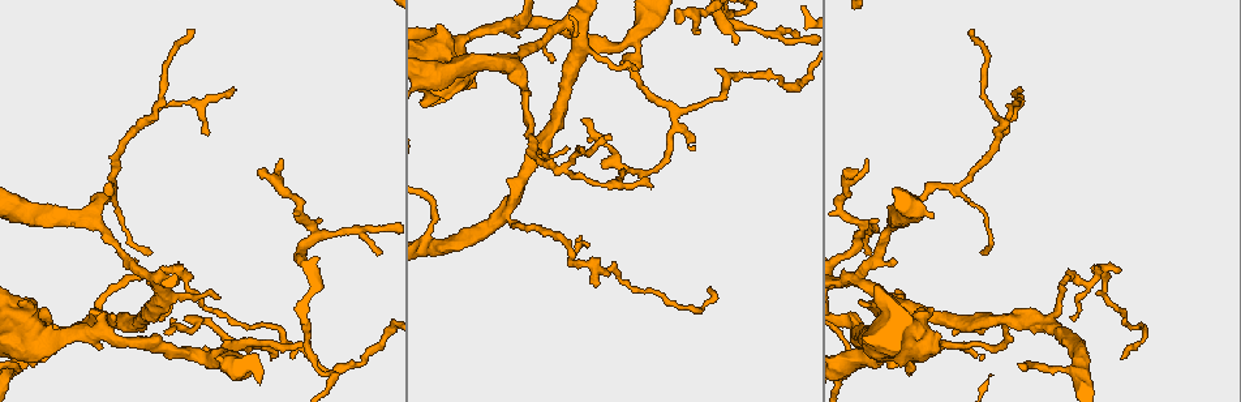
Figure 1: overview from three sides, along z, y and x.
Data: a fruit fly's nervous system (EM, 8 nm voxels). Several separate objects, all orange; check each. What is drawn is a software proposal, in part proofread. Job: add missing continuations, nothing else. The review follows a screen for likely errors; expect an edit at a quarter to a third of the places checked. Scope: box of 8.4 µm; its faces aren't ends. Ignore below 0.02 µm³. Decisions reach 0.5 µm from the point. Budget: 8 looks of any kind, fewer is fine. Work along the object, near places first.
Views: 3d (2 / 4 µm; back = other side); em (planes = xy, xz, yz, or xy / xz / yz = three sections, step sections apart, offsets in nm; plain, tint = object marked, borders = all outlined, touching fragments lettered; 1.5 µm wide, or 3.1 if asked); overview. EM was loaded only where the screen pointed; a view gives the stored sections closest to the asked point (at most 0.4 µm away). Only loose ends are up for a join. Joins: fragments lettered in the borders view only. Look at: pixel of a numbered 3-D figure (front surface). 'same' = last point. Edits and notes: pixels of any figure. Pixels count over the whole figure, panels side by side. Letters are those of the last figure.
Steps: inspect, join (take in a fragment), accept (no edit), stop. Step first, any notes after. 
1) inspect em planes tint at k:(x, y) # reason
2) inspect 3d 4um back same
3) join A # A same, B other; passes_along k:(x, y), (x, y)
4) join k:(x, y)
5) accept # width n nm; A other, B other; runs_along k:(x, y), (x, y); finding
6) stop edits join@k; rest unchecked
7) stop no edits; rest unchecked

inspect em xy step 4 tint at 1:(379, 254) # tapers out

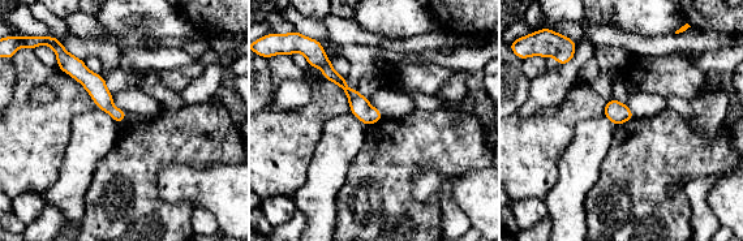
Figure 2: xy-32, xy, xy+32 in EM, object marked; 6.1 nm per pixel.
inspect em planes borders same # cut it another way

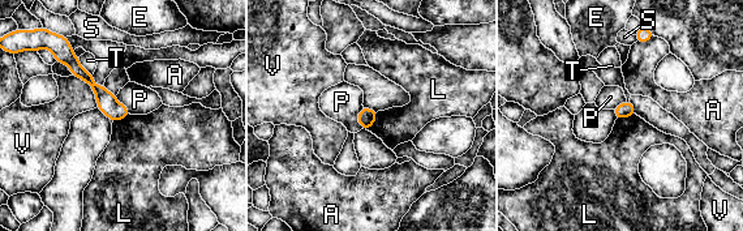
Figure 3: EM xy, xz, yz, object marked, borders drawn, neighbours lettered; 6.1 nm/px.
accept # width 90 nm; A other, E other, L other, P other, S other, T other, V other; none of them fits

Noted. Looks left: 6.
inspect 3d 4um back at 1:(136, 260)

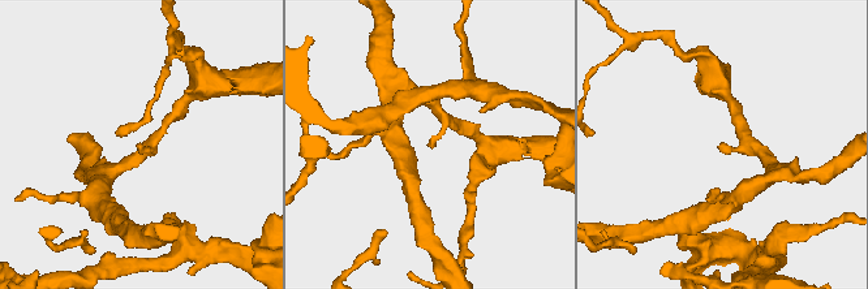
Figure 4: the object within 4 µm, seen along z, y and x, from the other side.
inspect em planes borders at 4:(140, 146) # arm_widths 170, 170 nm; shape alone is not enough

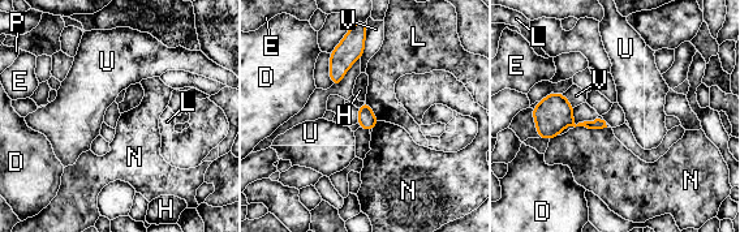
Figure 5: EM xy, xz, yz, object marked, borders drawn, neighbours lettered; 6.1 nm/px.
accept # longest_contact N 200 nm; D other, E other, H other, L other, N other, P other, U other, V other; border 5:(366, 101), (379, 120); no lettered fragment goes on from it

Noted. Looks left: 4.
inspect em xy step 8 borders at 1:(260, 172)

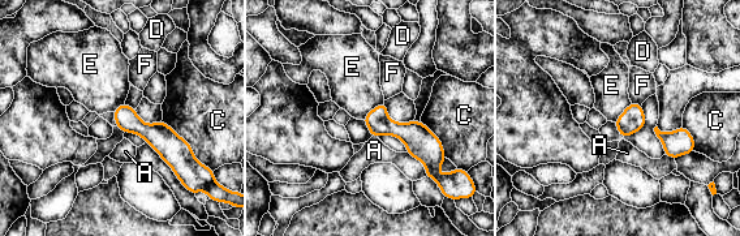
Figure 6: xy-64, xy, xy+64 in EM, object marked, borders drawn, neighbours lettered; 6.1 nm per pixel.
accept # width 140 nm; A other, C other, D other, E other, F other; runs_along 6:(117, 112), (185, 158); none of them fits

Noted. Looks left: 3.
stop no edits; rest unchecked

